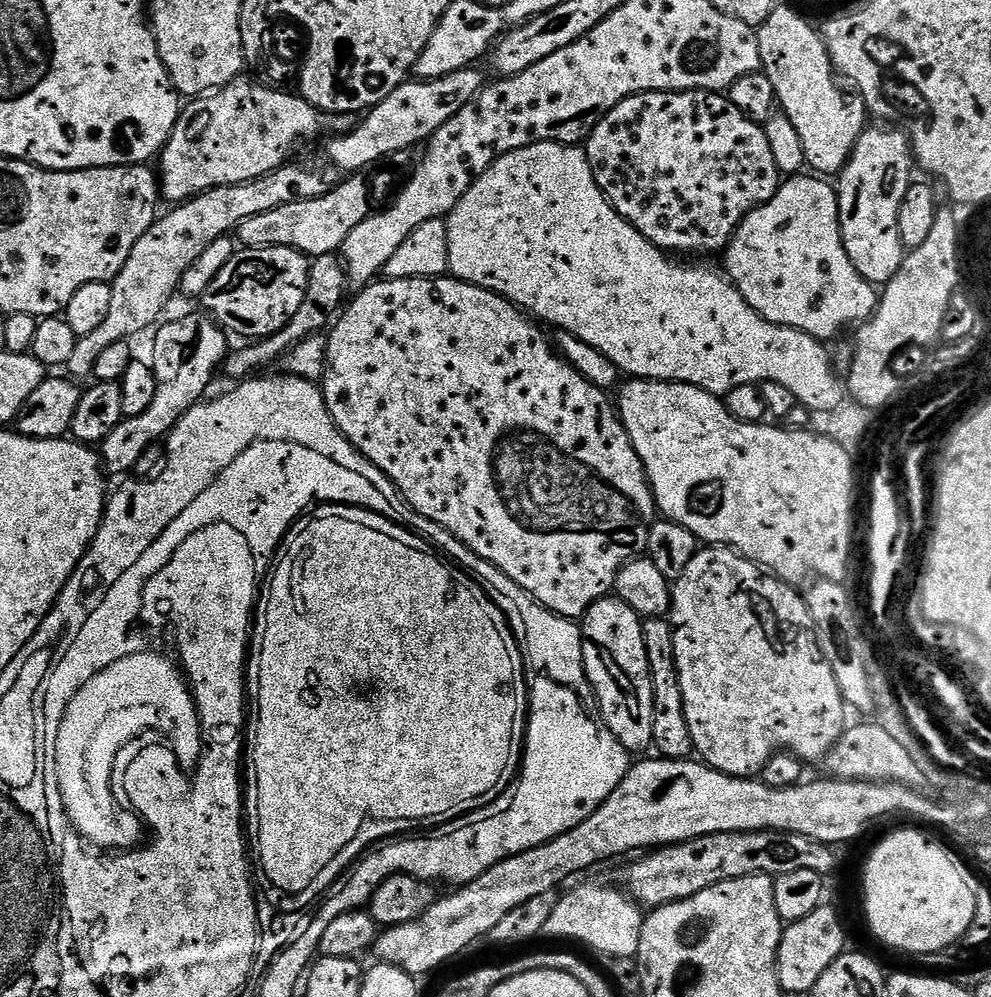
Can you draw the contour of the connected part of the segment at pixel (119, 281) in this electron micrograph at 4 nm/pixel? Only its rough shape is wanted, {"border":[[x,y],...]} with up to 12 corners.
{"border":[[289,162],[200,192],[134,242],[110,314],[77,339],[73,381],[114,342],[155,329],[182,274],[246,218],[336,188]]}

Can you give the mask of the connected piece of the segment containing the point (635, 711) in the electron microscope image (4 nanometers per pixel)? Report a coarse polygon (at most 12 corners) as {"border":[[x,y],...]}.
{"border":[[609,594],[580,624],[600,719],[651,749],[644,620]]}

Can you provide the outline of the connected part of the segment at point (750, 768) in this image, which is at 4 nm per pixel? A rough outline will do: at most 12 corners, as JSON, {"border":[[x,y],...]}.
{"border":[[727,546],[672,584],[695,755],[756,778],[846,731],[807,599]]}

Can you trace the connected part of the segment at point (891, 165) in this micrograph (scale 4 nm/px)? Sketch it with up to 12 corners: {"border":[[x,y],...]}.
{"border":[[869,127],[838,173],[846,254],[883,286],[906,255],[907,131]]}

